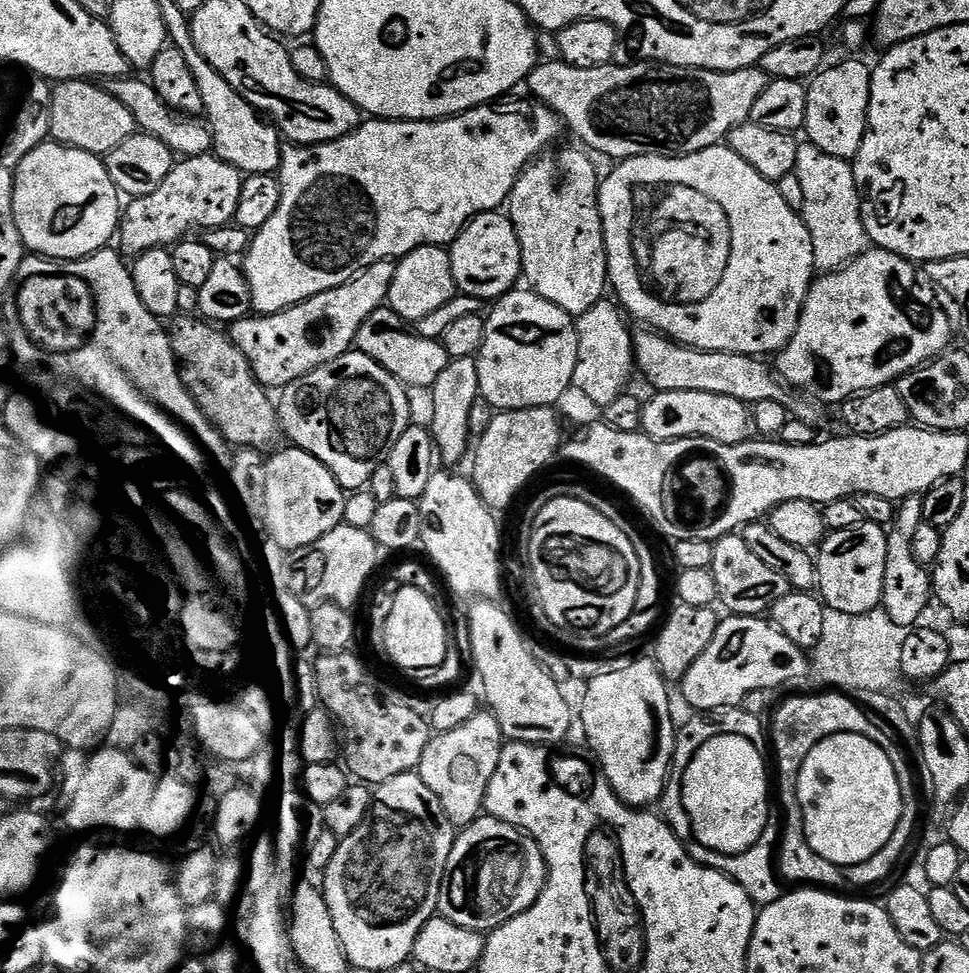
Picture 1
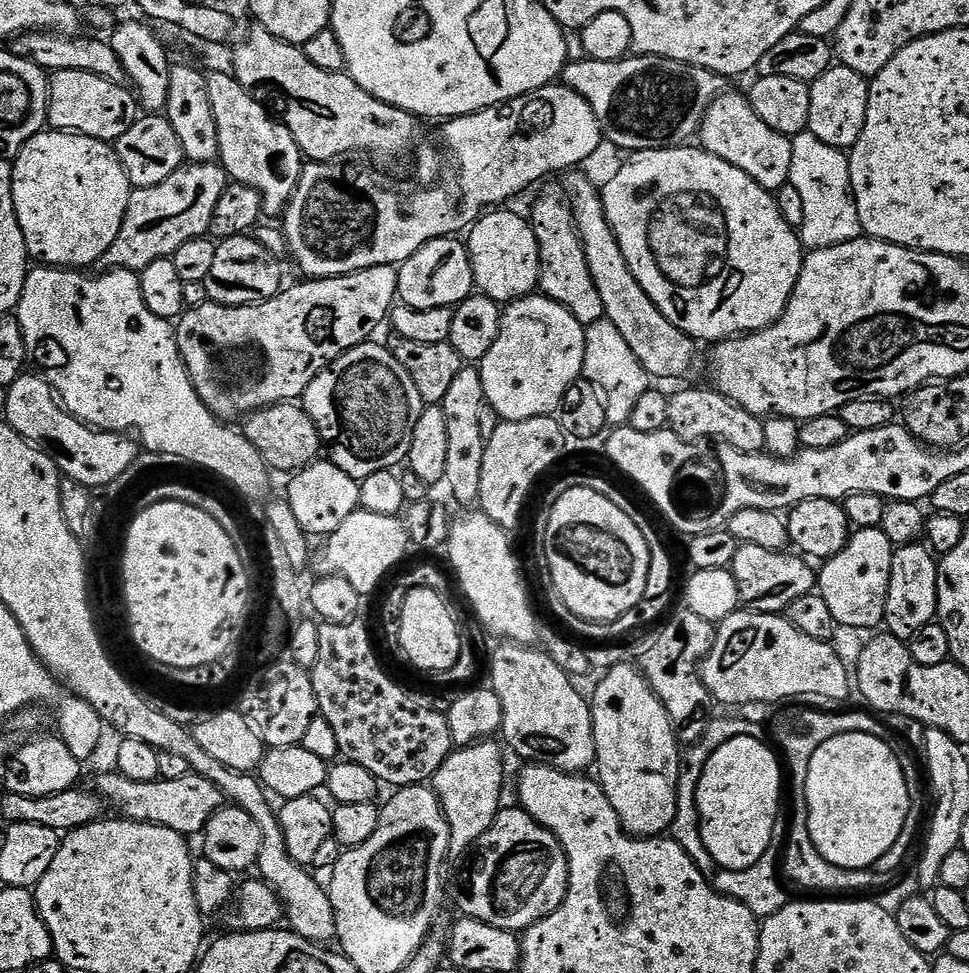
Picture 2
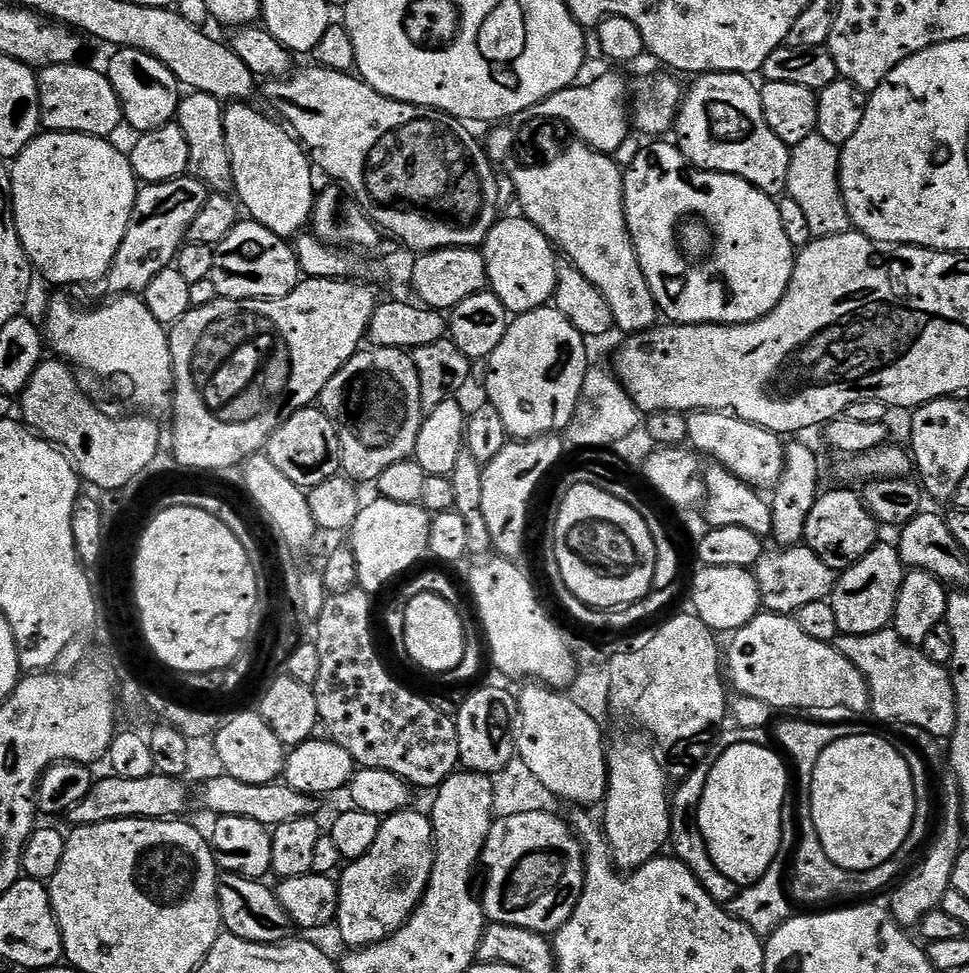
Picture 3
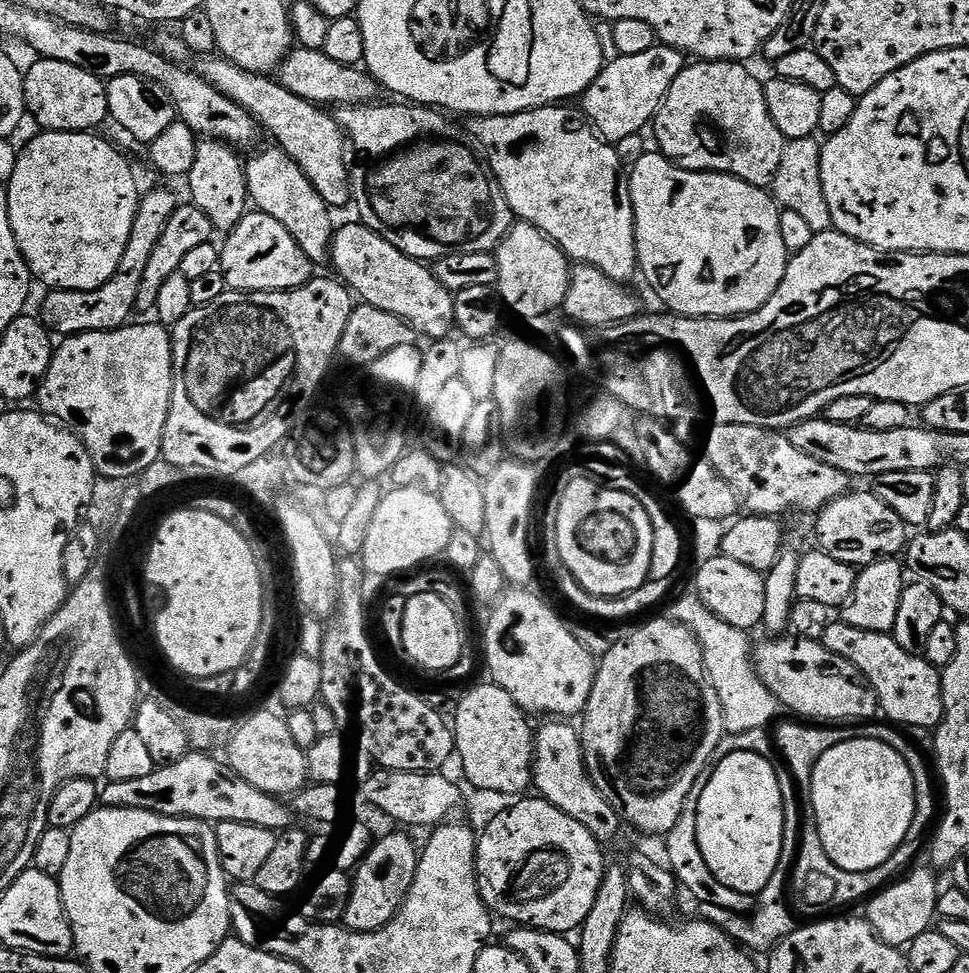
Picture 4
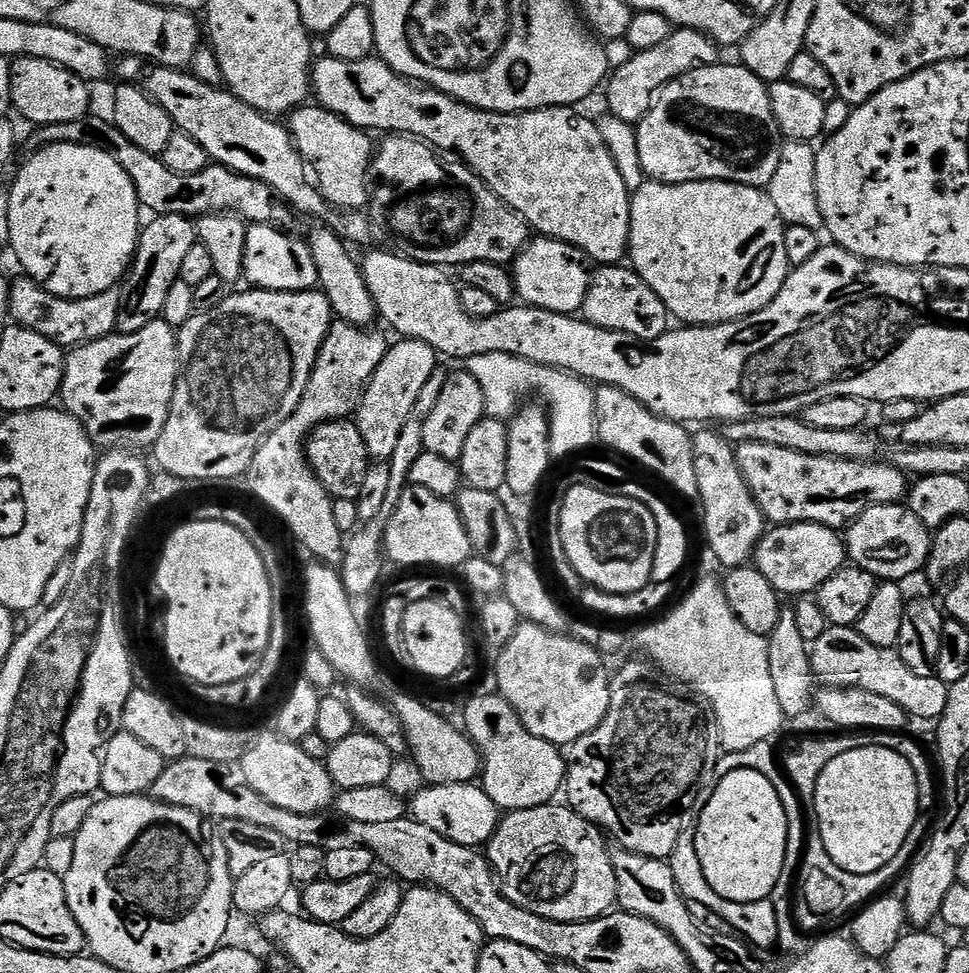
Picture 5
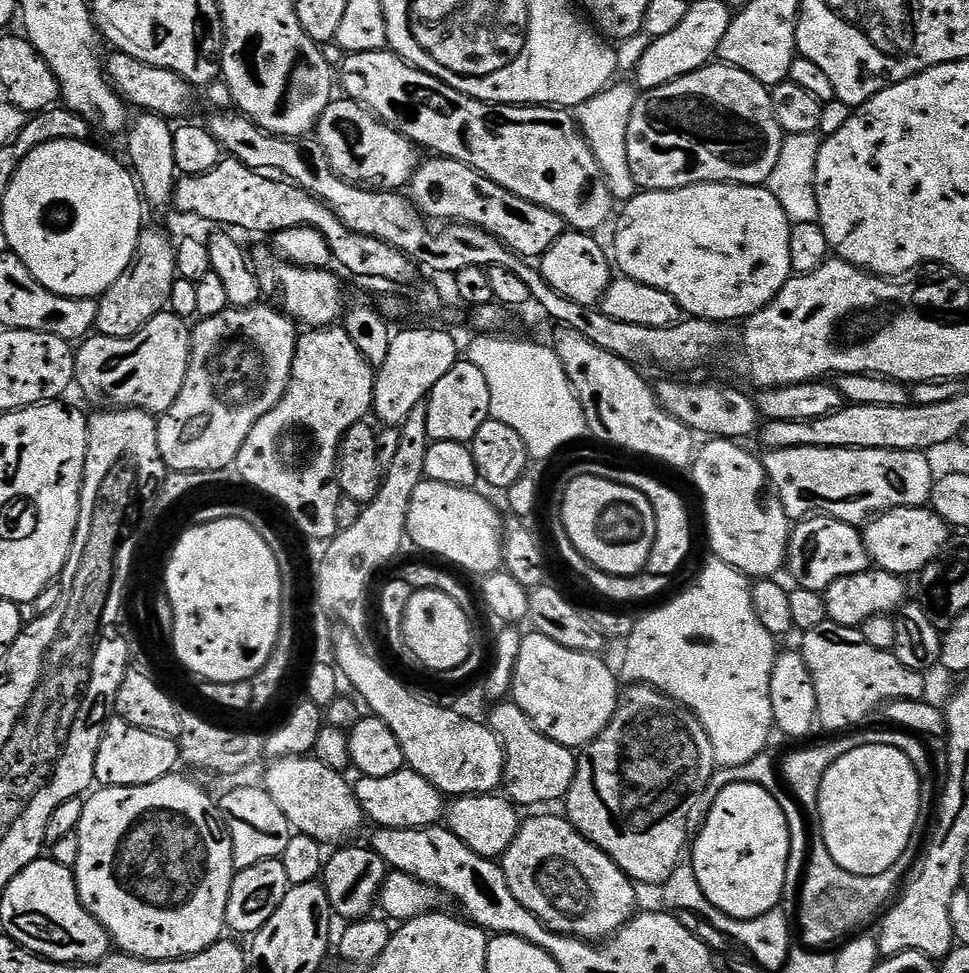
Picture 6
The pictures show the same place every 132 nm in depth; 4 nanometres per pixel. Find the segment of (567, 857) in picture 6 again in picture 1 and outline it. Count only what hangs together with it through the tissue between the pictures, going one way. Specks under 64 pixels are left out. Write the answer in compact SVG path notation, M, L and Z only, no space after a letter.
M480 818L475 821L476 829L472 832L472 853L468 861L452 880L452 907L450 919L453 924L469 928L475 932L491 934L504 924L509 924L523 912L529 912L544 895L544 889L550 883L550 860L539 840L529 832L523 832L505 820Z

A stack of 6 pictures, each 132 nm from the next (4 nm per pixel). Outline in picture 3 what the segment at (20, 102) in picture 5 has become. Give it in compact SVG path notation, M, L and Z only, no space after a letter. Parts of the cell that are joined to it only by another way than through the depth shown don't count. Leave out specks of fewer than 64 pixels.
M84 62L50 66L39 69L40 81L40 122L49 132L81 132L87 136L115 137L115 132L124 124L124 111L120 105L118 94L114 94L114 86L107 75L96 68L87 68Z

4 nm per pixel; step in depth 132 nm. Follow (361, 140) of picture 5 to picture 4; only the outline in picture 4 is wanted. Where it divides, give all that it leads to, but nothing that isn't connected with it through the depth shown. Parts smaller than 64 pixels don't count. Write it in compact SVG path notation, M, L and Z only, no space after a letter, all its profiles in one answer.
M219 54L197 55L194 71L203 80L210 82L226 98L230 98L242 110L246 110L256 119L257 125L273 136L275 147L280 148L310 178L310 186L318 190L321 198L328 203L329 209L337 210L344 203L349 203L352 194L350 164L344 161L346 152L346 133L340 127L337 117L321 105L290 94L275 79L264 74L242 70L234 62L225 60Z

